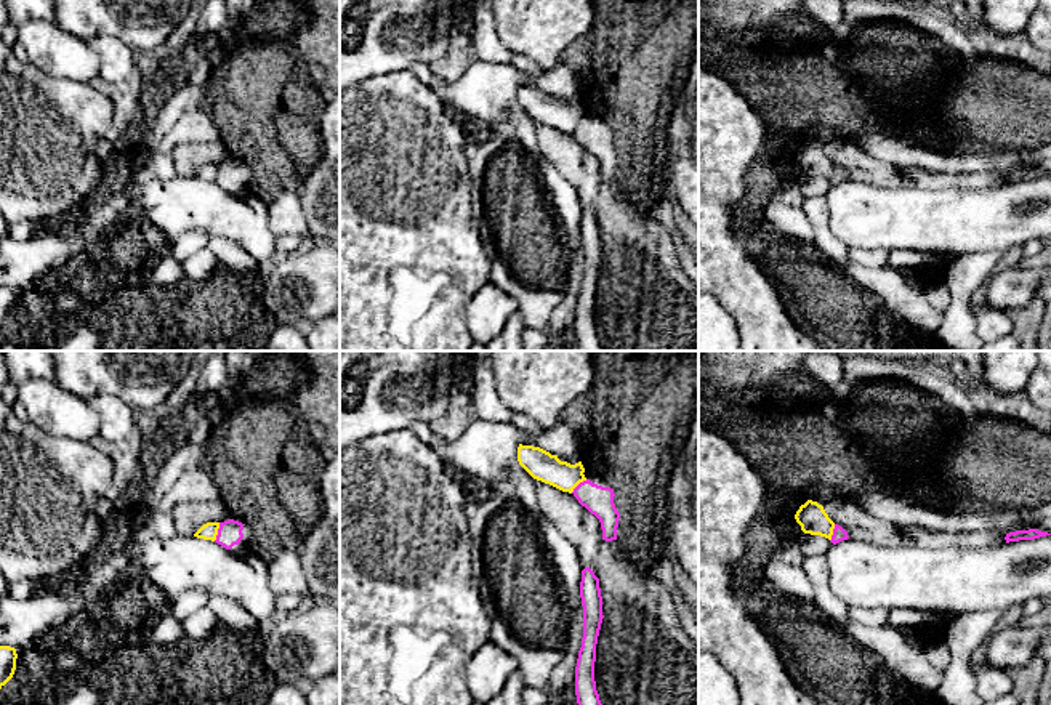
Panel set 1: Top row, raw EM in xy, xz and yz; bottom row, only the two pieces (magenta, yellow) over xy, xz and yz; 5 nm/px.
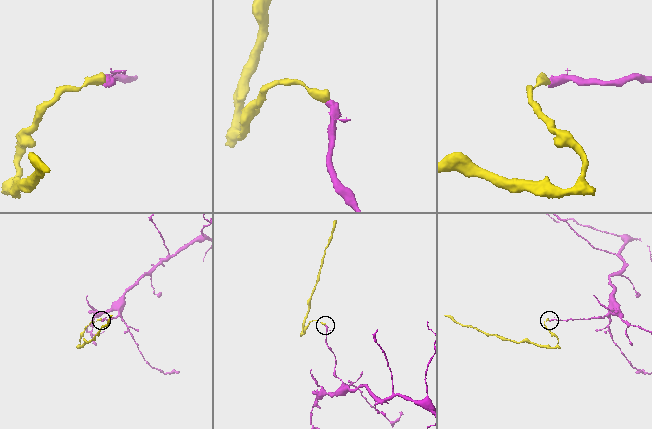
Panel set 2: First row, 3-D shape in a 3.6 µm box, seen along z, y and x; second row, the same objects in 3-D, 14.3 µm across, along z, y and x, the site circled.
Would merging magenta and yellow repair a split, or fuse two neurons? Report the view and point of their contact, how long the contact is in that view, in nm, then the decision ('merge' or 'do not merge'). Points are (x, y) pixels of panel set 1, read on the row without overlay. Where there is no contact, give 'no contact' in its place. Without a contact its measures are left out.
contact xy (218, 173); length 100 nm; do not merge

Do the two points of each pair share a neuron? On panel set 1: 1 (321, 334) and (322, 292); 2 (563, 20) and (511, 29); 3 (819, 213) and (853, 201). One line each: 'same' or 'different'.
1: different
2: same
3: different

